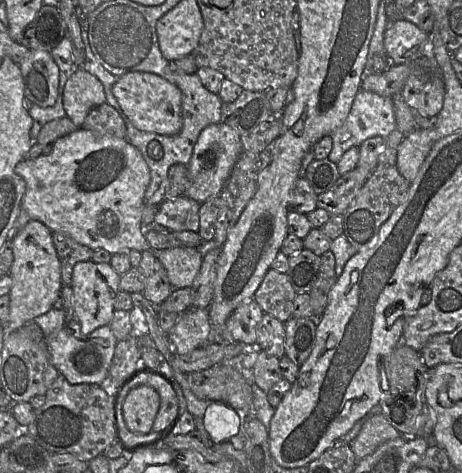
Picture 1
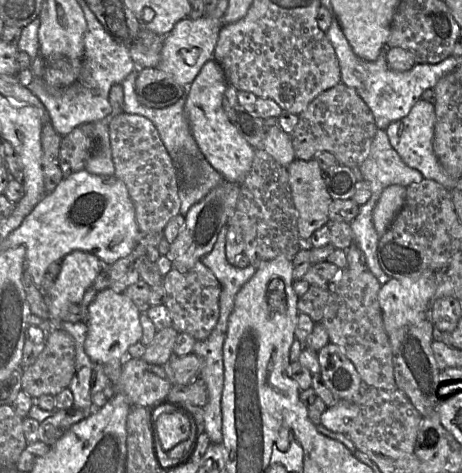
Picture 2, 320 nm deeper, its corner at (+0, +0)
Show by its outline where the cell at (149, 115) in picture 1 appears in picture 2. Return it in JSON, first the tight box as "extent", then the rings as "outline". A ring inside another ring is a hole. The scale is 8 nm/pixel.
{"extent":[185,59,255,184],"outline":[[[214,59],[207,61],[186,89],[185,115],[202,157],[227,182],[240,184],[251,169],[255,148],[240,135],[224,112],[222,103],[228,86],[220,64]]]}

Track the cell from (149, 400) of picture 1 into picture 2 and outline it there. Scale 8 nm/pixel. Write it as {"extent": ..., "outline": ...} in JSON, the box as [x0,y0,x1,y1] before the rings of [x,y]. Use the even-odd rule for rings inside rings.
{"extent":[154,412,191,452],"outline":[[[177,412],[163,413],[156,420],[154,431],[159,437],[163,450],[167,452],[188,439],[191,433],[191,422],[189,418]]]}

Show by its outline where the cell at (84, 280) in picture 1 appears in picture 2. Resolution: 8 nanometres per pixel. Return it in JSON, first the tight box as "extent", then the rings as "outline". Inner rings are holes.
{"extent":[85,287,142,364],"outline":[[[109,287],[96,294],[88,307],[87,336],[85,352],[93,363],[106,364],[112,361],[123,361],[127,358],[130,346],[140,342],[142,327],[140,312],[124,293],[116,293]]]}

